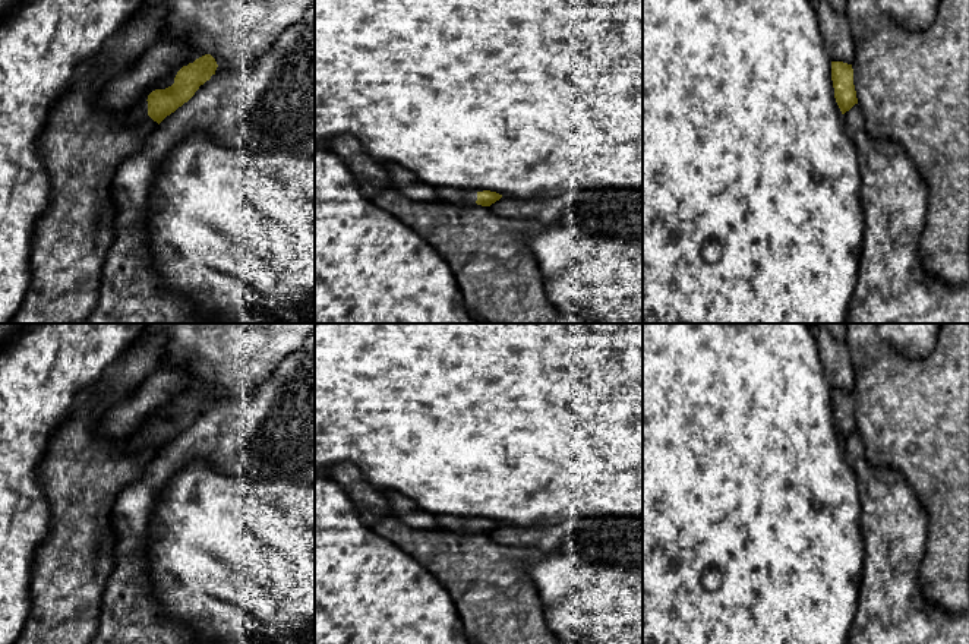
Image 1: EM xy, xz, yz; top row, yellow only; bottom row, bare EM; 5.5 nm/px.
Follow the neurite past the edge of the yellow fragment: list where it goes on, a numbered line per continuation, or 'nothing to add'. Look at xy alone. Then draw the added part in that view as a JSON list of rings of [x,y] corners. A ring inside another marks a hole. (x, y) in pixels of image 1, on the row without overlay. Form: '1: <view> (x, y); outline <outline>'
1: xy (138, 439); outline [[[142,427],[130,436],[130,446],[139,449],[148,446],[148,429]]]

